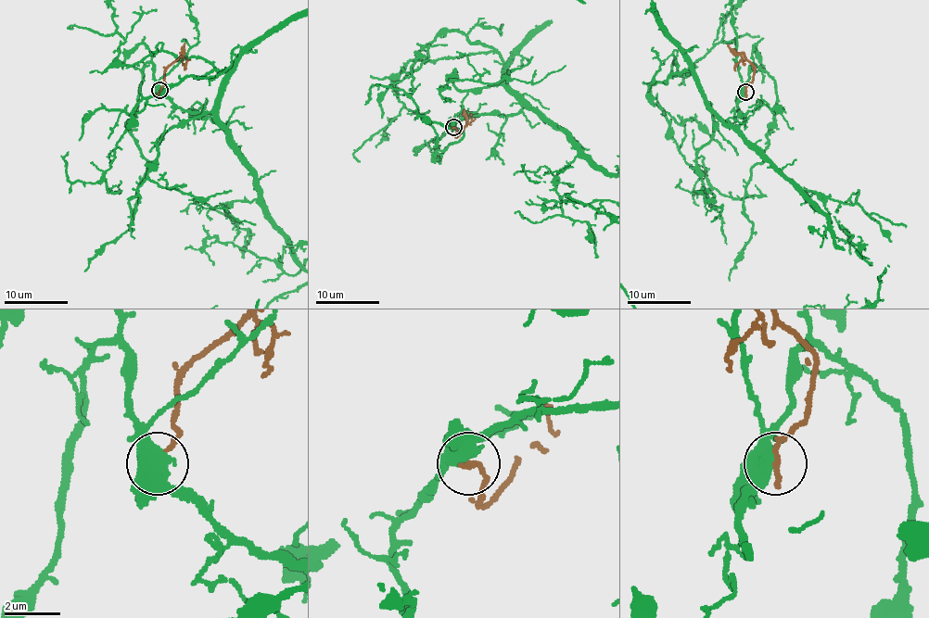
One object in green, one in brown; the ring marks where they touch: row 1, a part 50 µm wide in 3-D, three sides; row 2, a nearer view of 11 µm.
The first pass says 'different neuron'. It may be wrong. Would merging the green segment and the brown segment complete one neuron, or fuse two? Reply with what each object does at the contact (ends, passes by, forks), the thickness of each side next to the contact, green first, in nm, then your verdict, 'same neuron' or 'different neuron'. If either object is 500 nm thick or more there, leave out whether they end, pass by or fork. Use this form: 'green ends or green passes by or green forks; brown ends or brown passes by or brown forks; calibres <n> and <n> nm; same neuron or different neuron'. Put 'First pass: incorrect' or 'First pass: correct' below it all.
calibres 550 and 240 nm; different neuron
First pass: correct

